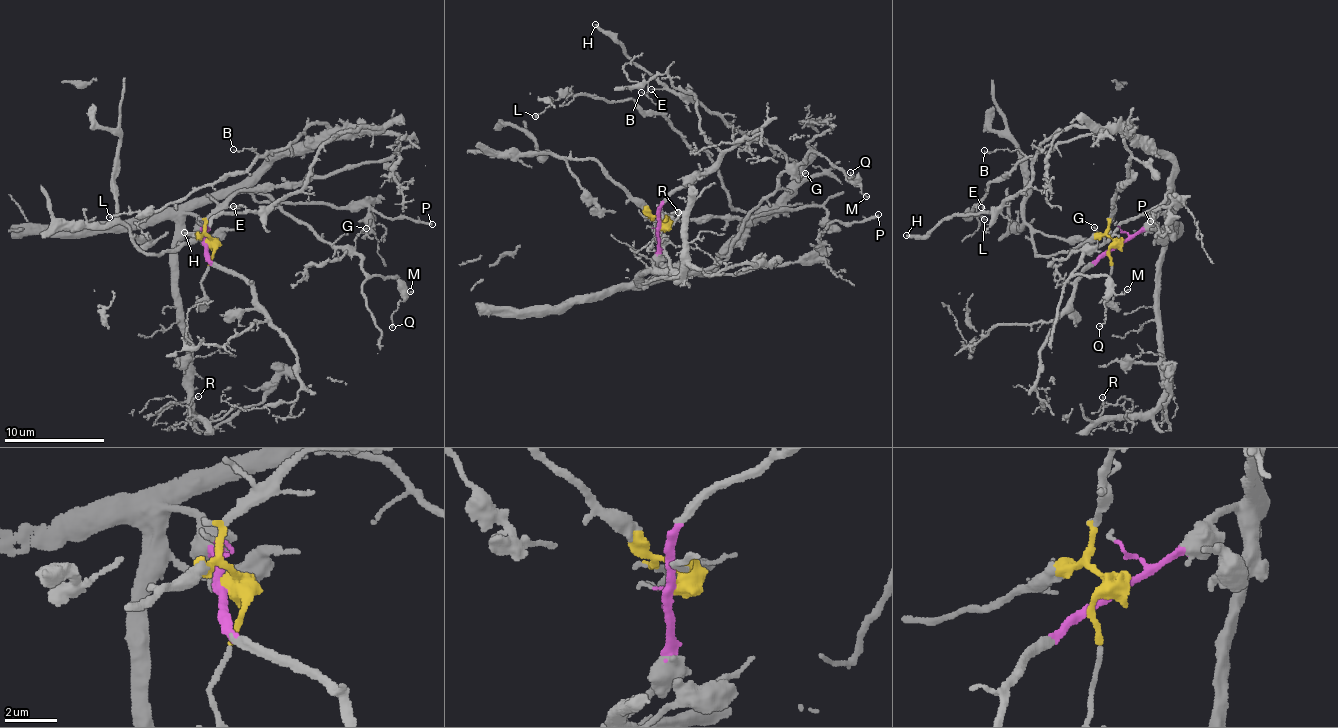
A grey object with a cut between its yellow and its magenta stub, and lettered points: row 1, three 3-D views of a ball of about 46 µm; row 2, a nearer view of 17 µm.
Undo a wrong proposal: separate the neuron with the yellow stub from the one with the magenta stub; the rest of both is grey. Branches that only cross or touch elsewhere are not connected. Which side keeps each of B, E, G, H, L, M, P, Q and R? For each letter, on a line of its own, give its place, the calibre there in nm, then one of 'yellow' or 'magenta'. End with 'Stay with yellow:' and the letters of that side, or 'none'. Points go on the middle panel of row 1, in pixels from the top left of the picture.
B: (641, 92) | 100 nm | magenta
E: (651, 89) | 100 nm | magenta
G: (805, 173) | 110 nm | magenta
H: (595, 24) | 220 nm | magenta
L: (535, 116) | 130 nm | magenta
M: (866, 196) | 110 nm | magenta
P: (878, 214) | 190 nm | magenta
Q: (850, 172) | 110 nm | magenta
R: (678, 212) | 100 nm | magenta
Stay with yellow: none

